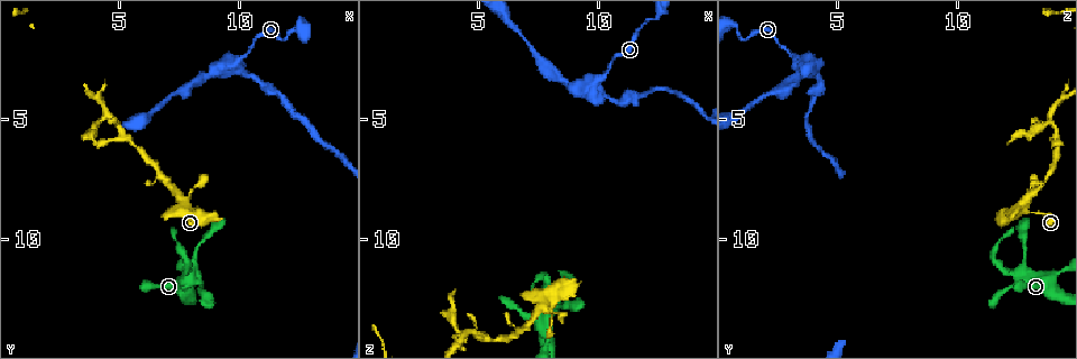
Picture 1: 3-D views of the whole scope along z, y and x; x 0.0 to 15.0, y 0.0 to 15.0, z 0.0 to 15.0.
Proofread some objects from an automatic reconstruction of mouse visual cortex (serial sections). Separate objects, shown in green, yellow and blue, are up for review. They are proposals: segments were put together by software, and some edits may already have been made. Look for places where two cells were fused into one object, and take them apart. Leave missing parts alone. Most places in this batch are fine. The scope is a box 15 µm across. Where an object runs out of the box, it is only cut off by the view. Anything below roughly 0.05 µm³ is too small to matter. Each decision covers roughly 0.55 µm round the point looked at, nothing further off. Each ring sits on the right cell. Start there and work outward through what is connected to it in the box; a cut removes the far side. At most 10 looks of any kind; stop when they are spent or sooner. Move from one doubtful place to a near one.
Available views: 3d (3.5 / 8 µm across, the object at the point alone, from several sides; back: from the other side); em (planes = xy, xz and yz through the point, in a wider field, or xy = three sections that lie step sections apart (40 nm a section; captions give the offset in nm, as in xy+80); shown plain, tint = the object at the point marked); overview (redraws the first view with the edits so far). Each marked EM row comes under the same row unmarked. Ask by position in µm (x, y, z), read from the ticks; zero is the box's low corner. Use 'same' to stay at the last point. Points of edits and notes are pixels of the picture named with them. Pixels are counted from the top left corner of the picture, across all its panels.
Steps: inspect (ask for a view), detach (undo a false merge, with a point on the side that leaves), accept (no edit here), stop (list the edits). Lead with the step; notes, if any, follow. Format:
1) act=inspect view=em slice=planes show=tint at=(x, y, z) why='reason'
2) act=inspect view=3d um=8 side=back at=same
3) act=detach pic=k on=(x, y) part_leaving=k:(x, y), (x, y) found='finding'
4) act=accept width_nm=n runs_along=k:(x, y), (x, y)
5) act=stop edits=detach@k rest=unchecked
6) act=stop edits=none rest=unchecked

act=inspect view=3d um=3.5 at=(8.0, 8.8, 12.9) why='small branch off a trunk'

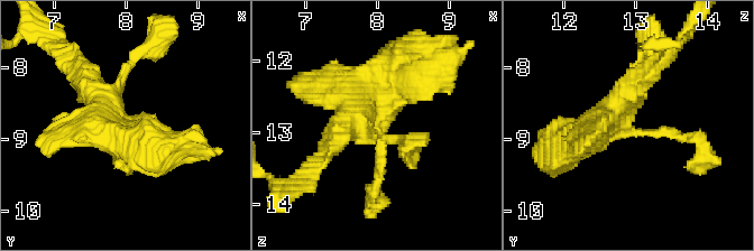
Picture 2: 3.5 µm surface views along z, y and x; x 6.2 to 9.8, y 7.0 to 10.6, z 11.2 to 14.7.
act=inspect view=em slice=xy step=3 show=tint at=(7.95, 8.80, 12.85)

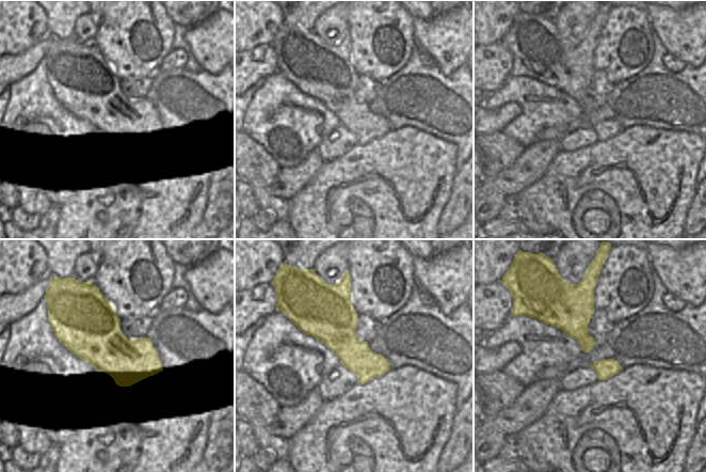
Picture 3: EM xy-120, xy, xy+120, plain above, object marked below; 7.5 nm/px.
act=accept runs_along=2:(121, 136), (128, 129), (83, 74) found='one cell here'

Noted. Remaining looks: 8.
act=inspect view=3d um=3.5 at=(9.8, 2.6, 3.4) why='three arms meet'

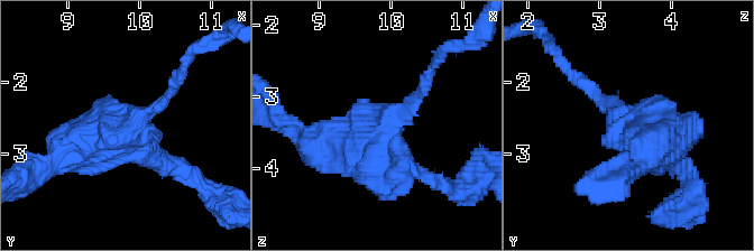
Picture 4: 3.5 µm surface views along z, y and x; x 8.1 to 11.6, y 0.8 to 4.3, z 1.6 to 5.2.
act=inspect view=em slice=xy step=3 show=tint at=(9.85, 2.60, 3.45) why='shape alone is not enough'

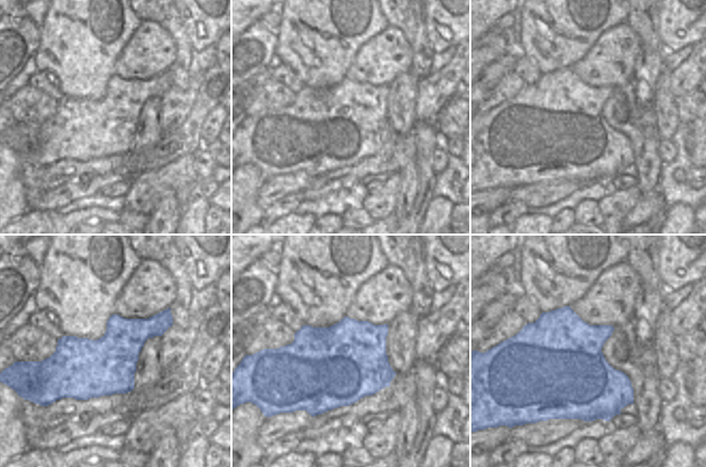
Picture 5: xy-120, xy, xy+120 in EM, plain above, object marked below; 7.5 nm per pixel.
act=accept runs_along=4:(164, 99), (51, 164) found='one cell here'

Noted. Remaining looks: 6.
act=inspect view=3d um=3.5 at=(11.8, 1.6, 1.1) why='abrupt turn'

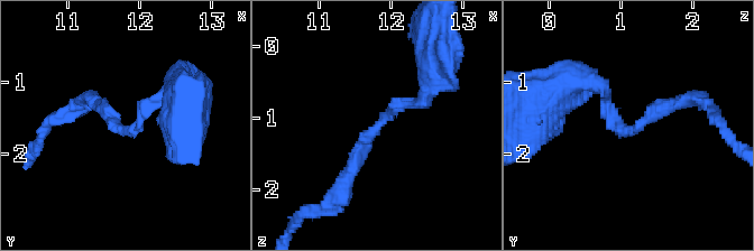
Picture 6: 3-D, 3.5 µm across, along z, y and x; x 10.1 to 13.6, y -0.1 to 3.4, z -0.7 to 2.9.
act=inspect view=em slice=planes show=tint at=(11.85, 1.65, 1.05) arm_widths_nm=150,200 why='need the tissue'

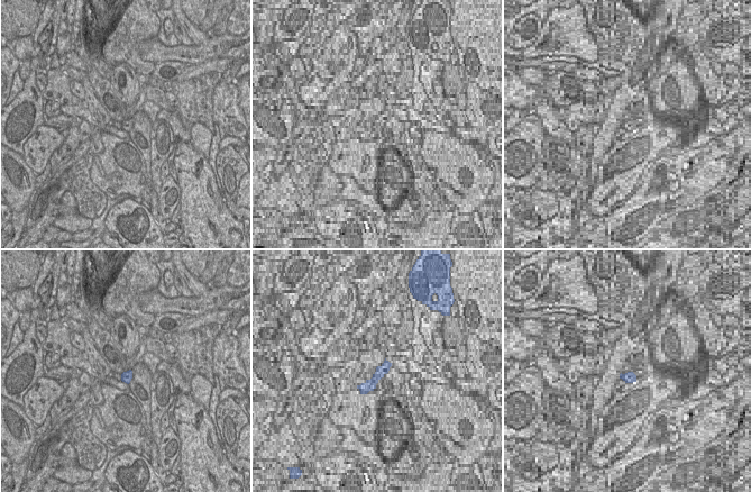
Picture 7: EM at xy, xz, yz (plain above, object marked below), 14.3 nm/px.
act=accept runs_along=6:(348, 177), (361, 139), (428, 91) found='continuous, no second cell'

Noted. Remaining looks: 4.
act=inspect view=3d um=3.5 side=back at=(4.6, 4.8, 14.0) why='a narrow waist'

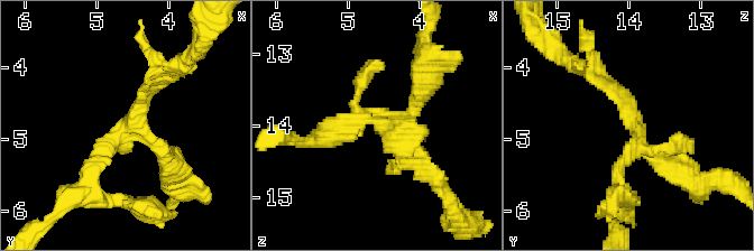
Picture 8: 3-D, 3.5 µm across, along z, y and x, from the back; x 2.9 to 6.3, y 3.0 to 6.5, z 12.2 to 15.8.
act=inspect view=em slice=planes show=tint at=(4.50, 4.80, 13.90)

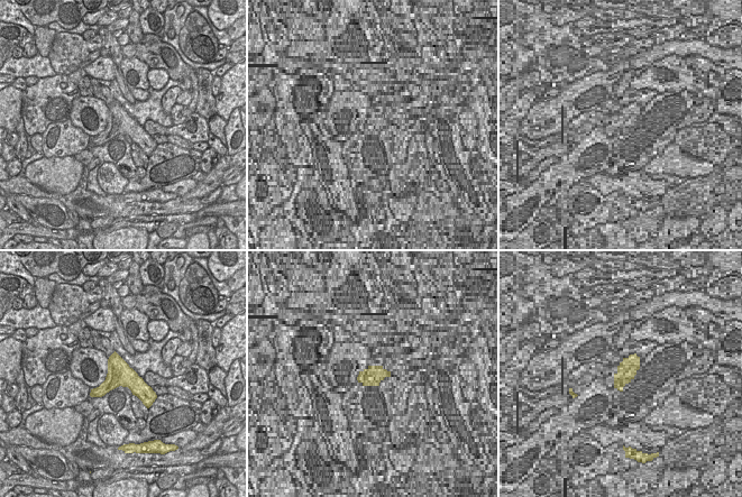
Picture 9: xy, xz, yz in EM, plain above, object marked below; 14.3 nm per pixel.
act=accept runs_along=8:(340, 135), (364, 115), (408, 115), (426, 83) found='one cell here'

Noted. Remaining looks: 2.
act=stop edits=none rest=unchecked

